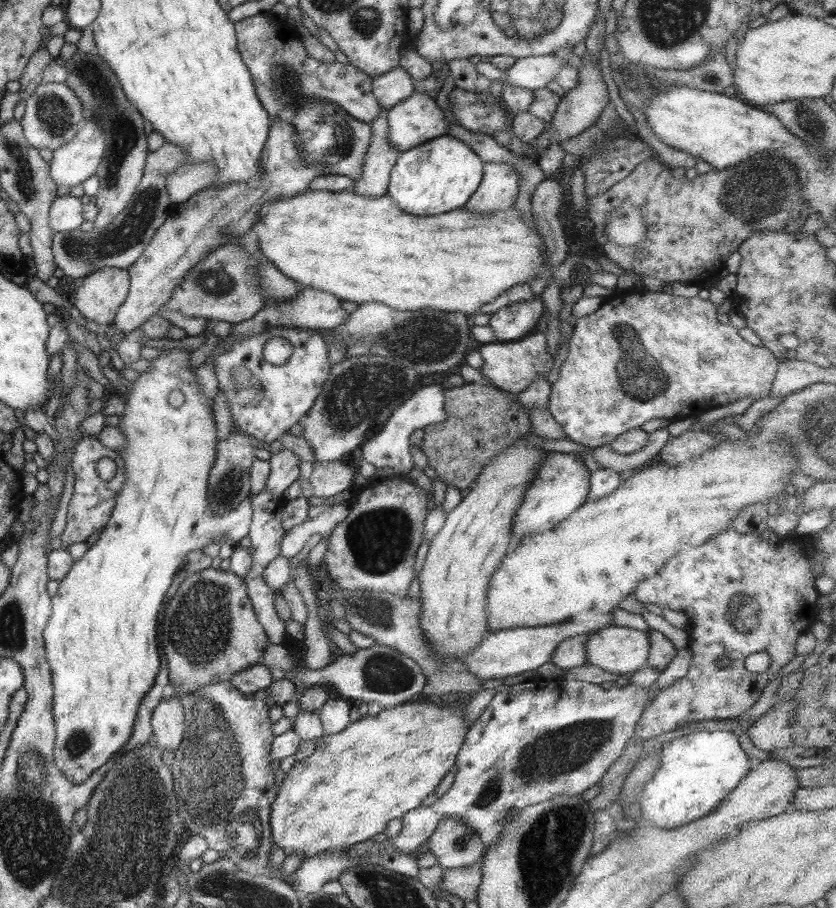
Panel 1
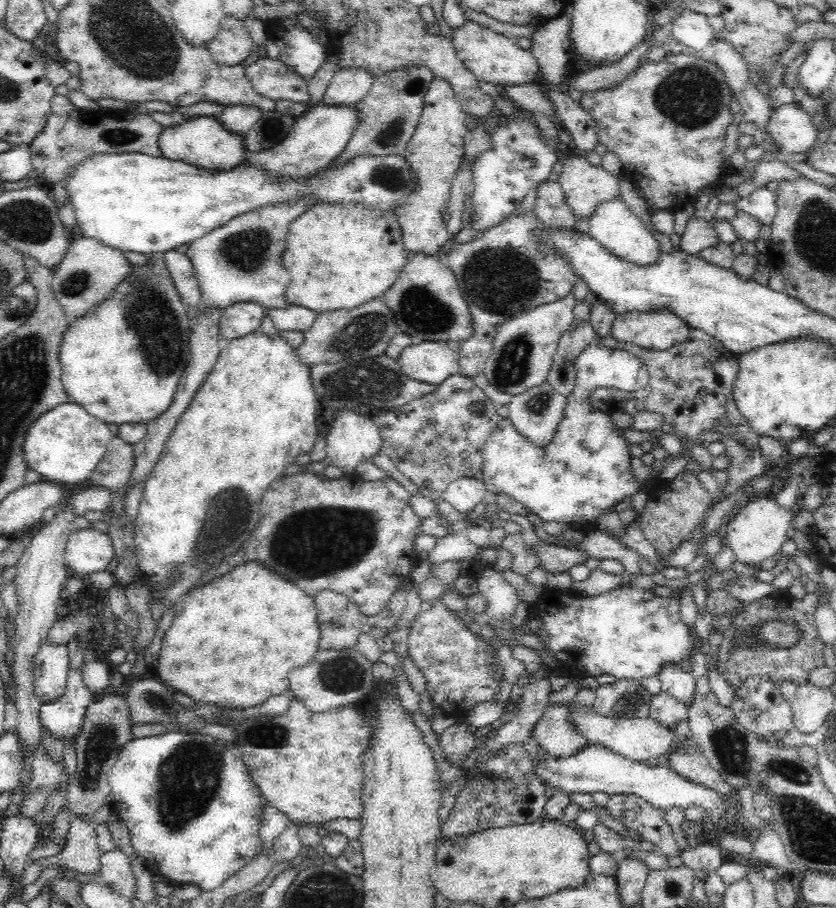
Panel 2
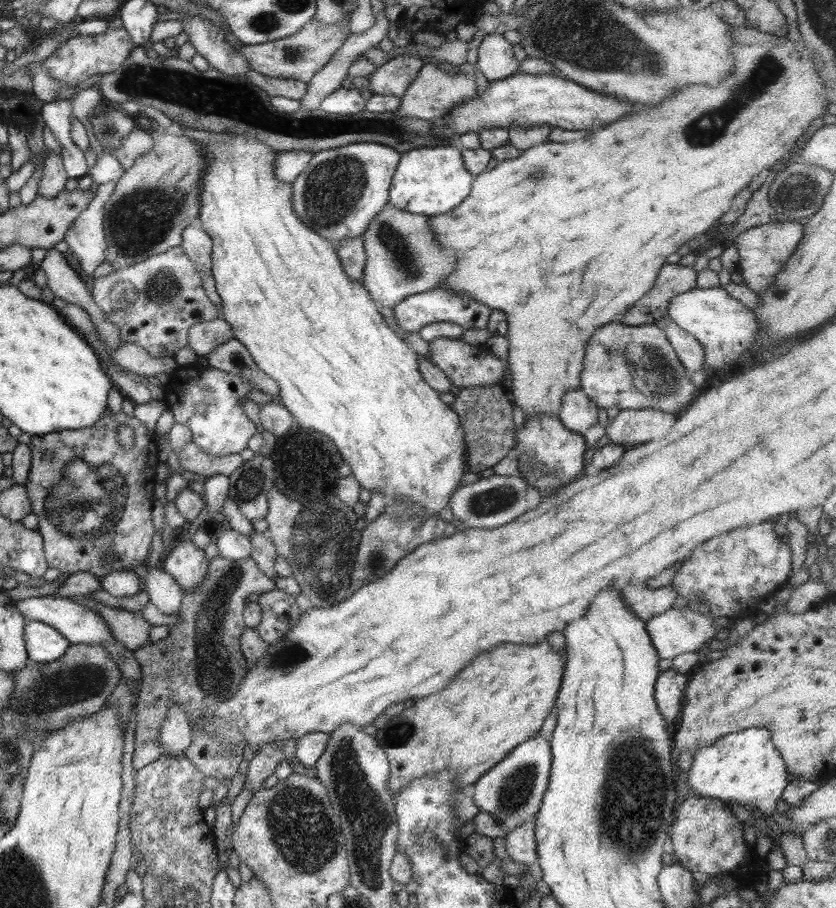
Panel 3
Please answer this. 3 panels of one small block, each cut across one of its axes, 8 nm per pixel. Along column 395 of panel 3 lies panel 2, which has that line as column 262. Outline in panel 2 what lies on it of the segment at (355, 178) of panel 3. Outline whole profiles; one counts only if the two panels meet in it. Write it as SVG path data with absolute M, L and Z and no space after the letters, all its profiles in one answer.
M320 104L296 118L290 134L278 146L265 152L249 154L248 161L262 167L272 177L301 177L312 174L320 167L328 167L345 152L346 145L358 124L360 111L356 105Z

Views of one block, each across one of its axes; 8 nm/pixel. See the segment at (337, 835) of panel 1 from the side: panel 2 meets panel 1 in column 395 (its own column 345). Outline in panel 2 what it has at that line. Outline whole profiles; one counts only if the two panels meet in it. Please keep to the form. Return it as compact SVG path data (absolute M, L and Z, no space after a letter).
M294 695L288 710L281 715L244 718L230 726L234 733L233 748L269 806L283 812L291 822L320 827L326 820L361 818L361 792L365 777L361 752L369 745L371 725L361 717L357 706L340 705L326 712L312 712Z

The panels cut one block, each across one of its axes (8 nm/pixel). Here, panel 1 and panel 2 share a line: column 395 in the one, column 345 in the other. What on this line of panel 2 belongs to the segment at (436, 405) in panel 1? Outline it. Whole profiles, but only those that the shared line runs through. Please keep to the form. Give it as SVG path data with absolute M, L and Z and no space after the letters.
M343 408L326 436L326 454L344 476L354 473L362 460L380 452L380 433L373 419L362 416L354 409Z

